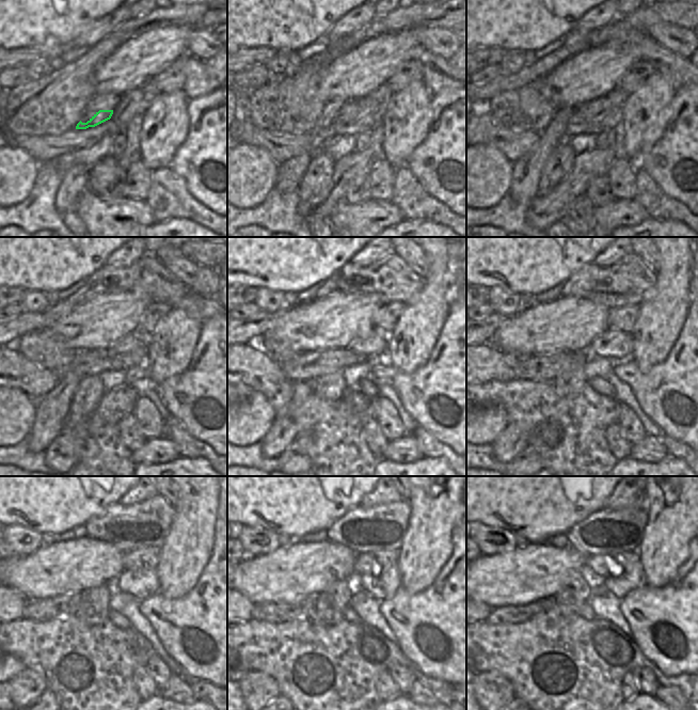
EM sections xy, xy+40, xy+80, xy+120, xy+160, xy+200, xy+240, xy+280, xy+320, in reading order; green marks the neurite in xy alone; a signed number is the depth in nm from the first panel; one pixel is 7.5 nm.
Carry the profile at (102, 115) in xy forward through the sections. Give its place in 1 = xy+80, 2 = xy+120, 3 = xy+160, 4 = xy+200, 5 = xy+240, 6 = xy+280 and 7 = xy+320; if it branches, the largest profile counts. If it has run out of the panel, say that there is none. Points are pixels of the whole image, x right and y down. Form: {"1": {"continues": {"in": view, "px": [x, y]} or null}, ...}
{"1": {"continues": {"in": "xy+80", "px": [590, 109]}}, "2": {"continues": {"in": "xy+120", "px": [128, 343]}}, "3": {"continues": {"in": "xy+160", "px": [374, 346]}}, "4": {"continues": {"in": "xy+200", "px": [614, 344]}}, "5": {"continues": {"in": "xy+240", "px": [141, 583]}}, "6": {"continues": {"in": "xy+280", "px": [383, 586]}}, "7": {"continues": {"in": "xy+320", "px": [633, 577]}}}

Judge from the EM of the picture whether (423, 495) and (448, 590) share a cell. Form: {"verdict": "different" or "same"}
{"verdict": "different"}

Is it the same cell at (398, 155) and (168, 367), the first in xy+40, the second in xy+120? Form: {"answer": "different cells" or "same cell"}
{"answer": "same cell"}

